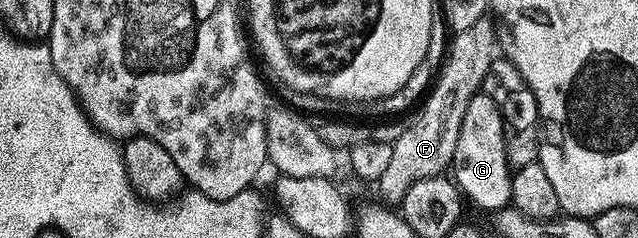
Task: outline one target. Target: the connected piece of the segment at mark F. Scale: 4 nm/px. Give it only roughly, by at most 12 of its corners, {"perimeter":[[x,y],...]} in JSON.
{"perimeter":[[491,18],[451,36],[426,98],[378,181],[403,204],[444,175],[497,57]]}

